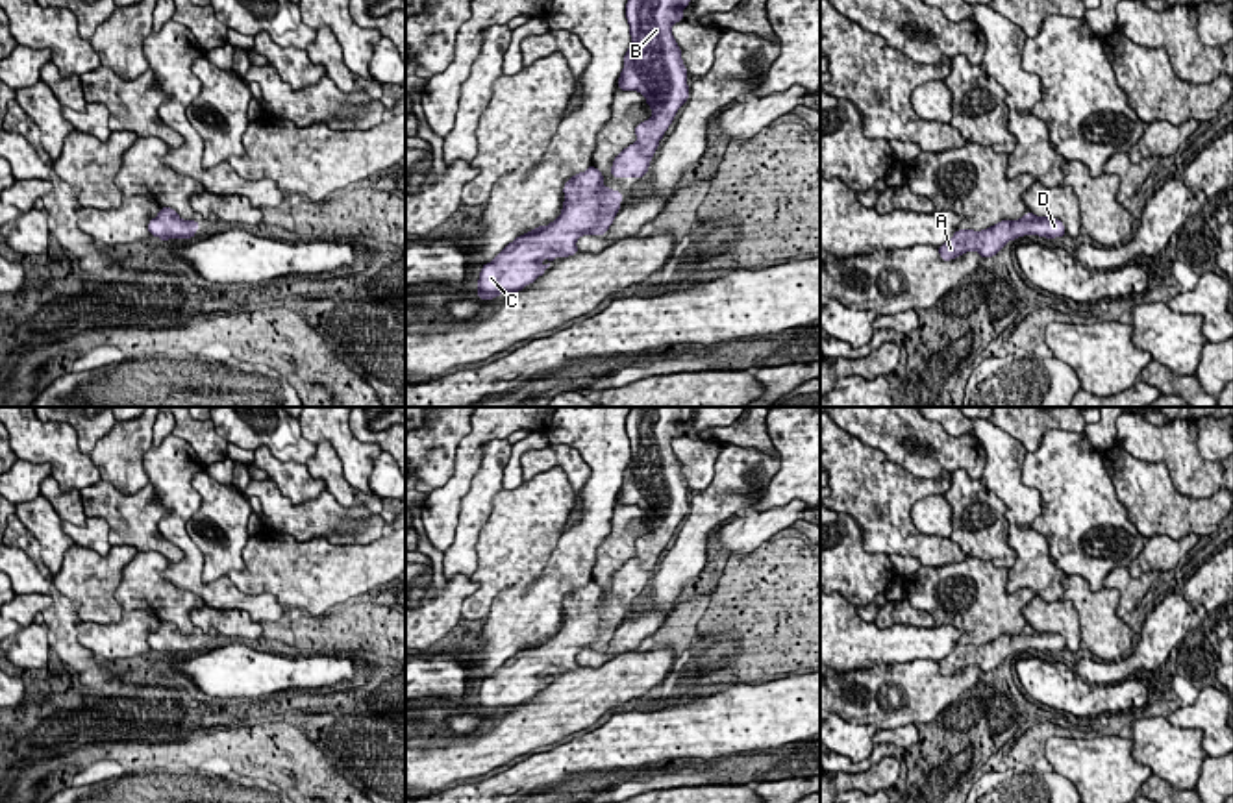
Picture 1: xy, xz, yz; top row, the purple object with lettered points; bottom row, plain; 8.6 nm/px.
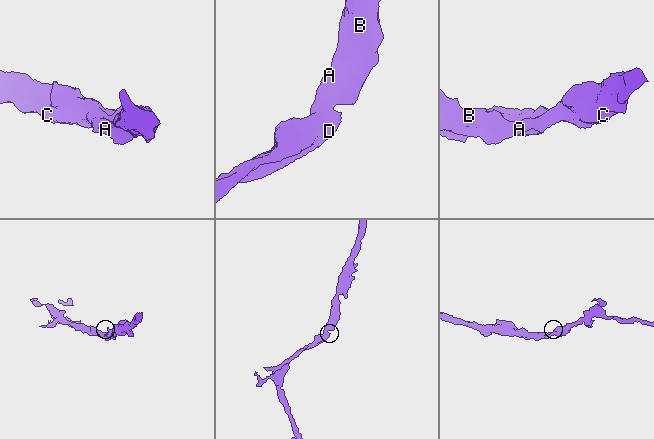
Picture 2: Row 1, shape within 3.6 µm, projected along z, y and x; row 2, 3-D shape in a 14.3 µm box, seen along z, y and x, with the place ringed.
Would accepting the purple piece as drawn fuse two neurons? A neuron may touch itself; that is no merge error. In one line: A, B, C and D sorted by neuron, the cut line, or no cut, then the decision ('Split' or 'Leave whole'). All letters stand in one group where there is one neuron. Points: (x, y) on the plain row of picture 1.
Groups: A B C D. No split. Leave whole

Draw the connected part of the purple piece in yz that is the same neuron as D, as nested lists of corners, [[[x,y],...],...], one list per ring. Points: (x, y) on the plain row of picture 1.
[[[1026,627],[1022,633],[1002,635],[987,644],[957,644],[953,651],[939,661],[942,675],[955,673],[976,664],[983,673],[996,670],[1009,655],[1024,649],[1039,649],[1046,653],[1065,651],[1065,638],[1059,633],[1037,631]]]

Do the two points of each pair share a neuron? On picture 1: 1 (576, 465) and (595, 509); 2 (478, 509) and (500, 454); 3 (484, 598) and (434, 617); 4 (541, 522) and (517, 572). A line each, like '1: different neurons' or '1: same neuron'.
1: different neurons
2: same neuron
3: different neurons
4: same neuron

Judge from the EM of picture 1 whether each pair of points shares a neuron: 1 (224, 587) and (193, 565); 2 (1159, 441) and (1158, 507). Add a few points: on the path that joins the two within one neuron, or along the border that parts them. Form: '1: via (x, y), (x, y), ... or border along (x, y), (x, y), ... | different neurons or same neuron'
1: via (213, 587), (202, 587), (193, 576) | same neuron
2: border along (1120, 444), (1161, 461), (1189, 494) | different neurons

